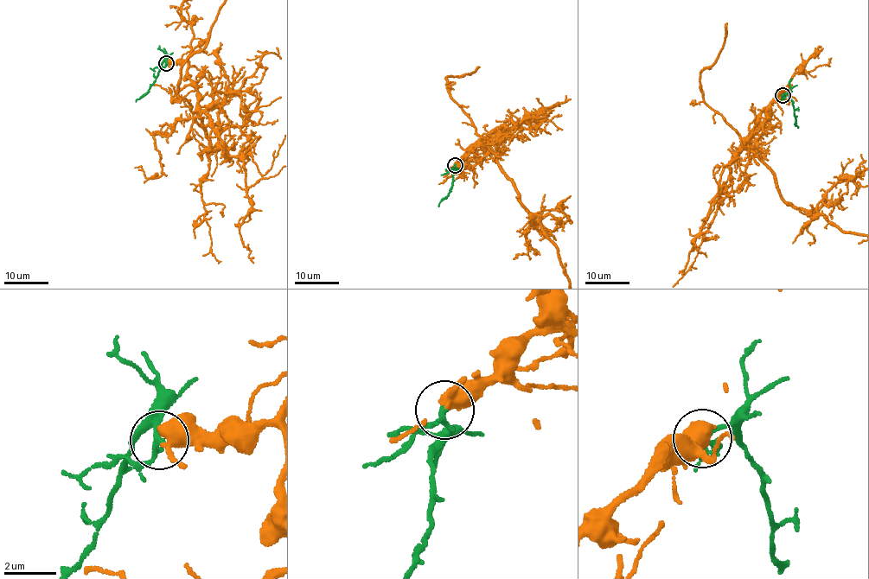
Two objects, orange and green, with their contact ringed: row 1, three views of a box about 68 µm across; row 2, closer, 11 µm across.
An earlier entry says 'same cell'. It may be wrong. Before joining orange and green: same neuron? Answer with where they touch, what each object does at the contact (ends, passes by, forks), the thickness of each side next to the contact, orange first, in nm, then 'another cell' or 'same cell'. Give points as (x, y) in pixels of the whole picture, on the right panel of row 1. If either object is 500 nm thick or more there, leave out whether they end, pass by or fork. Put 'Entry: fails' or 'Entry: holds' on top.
Entry: holds
at (782, 95); orange passes by; green passes by; 360 nm thick on the orange side, 200 nm on the other; same cell

